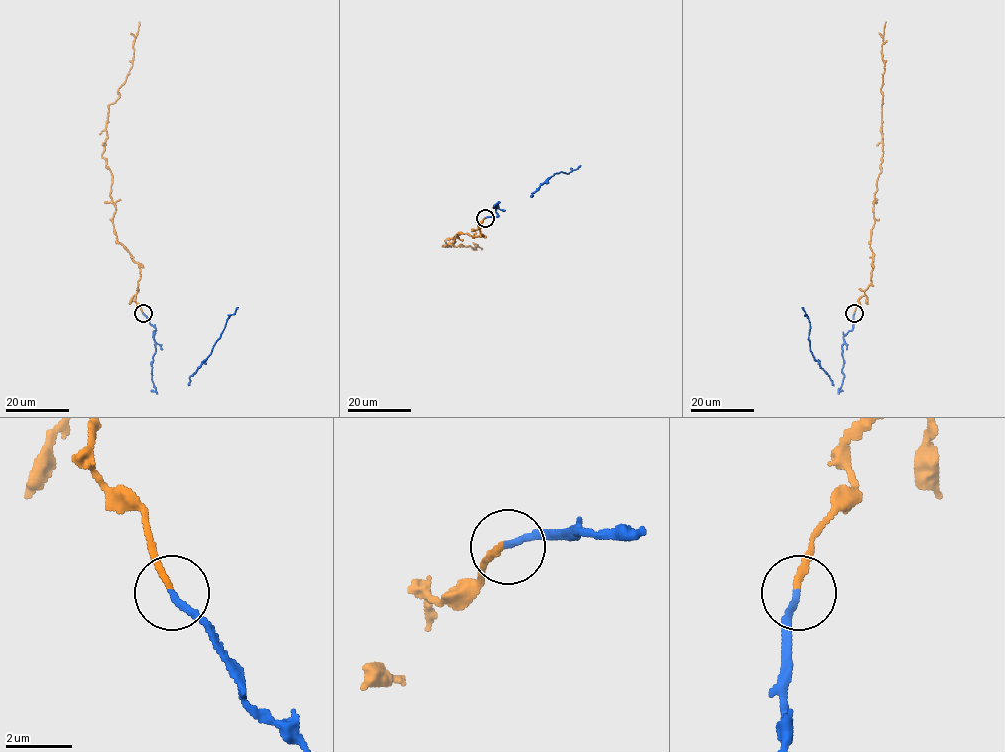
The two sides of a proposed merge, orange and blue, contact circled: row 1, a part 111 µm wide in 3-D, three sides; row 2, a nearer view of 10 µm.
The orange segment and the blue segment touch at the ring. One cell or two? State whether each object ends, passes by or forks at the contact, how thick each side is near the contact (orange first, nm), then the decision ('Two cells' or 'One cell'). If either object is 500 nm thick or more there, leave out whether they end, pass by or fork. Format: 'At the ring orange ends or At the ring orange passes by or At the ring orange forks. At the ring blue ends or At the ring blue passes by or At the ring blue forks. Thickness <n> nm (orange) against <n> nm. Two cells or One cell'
At the ring orange ends. At the ring blue ends. Thickness 200 nm (orange) against 200 nm. Two cells

